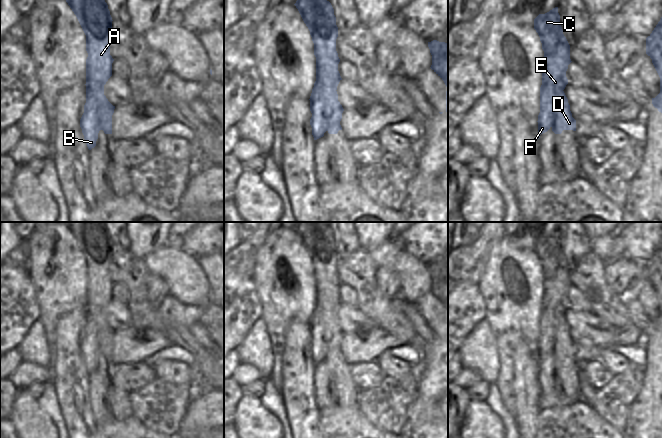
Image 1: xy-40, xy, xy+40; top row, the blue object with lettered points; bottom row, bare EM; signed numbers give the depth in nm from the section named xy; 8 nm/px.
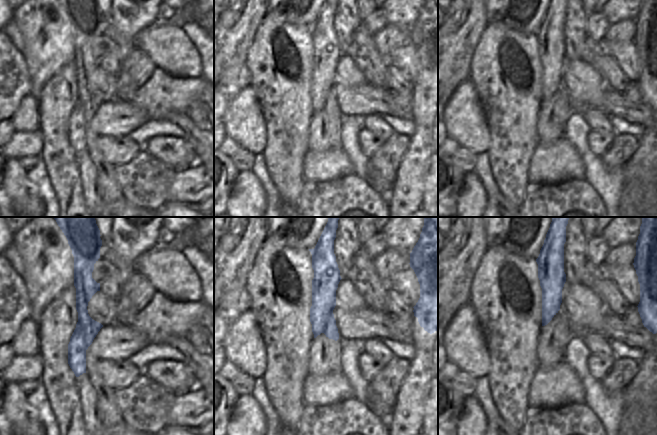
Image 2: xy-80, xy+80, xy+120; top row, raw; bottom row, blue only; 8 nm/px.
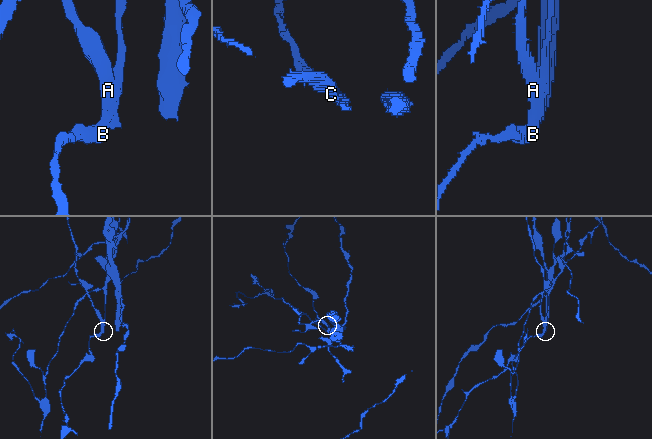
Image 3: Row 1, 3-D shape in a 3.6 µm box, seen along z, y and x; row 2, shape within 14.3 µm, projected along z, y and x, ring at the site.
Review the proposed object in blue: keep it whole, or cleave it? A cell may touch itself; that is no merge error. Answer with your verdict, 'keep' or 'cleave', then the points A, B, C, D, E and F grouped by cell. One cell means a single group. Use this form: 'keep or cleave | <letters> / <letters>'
cleave | A C D / B E F

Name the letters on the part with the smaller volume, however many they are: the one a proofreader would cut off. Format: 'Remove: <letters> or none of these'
Remove: B, E, F

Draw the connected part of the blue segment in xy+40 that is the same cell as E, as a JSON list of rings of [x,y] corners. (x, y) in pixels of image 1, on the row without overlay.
[[[565,260],[562,261],[556,271],[556,275],[544,282],[546,290],[546,317],[540,320],[540,337],[538,339],[538,363],[554,349],[554,337],[556,335],[556,321],[562,320],[562,316],[568,308],[566,295],[571,287],[570,269]]]

